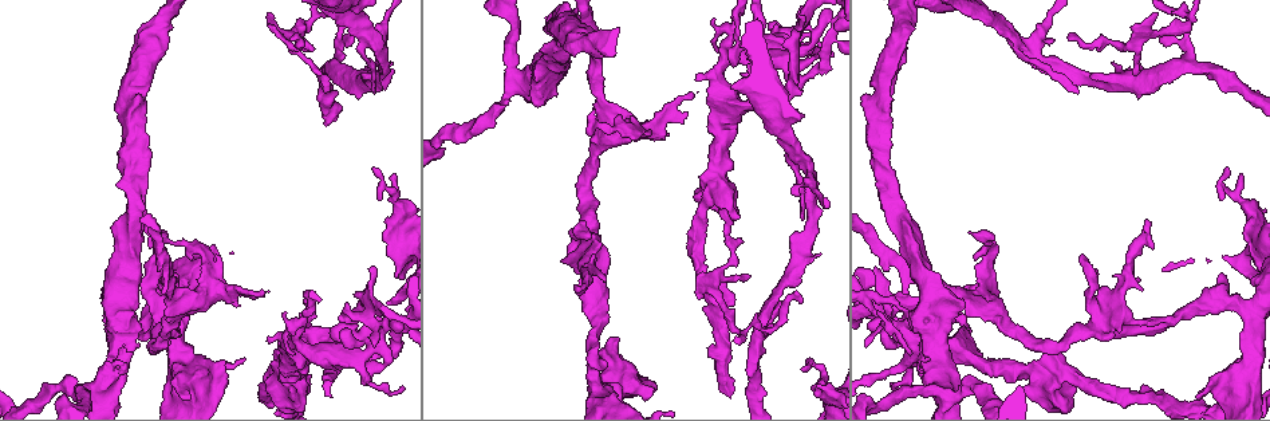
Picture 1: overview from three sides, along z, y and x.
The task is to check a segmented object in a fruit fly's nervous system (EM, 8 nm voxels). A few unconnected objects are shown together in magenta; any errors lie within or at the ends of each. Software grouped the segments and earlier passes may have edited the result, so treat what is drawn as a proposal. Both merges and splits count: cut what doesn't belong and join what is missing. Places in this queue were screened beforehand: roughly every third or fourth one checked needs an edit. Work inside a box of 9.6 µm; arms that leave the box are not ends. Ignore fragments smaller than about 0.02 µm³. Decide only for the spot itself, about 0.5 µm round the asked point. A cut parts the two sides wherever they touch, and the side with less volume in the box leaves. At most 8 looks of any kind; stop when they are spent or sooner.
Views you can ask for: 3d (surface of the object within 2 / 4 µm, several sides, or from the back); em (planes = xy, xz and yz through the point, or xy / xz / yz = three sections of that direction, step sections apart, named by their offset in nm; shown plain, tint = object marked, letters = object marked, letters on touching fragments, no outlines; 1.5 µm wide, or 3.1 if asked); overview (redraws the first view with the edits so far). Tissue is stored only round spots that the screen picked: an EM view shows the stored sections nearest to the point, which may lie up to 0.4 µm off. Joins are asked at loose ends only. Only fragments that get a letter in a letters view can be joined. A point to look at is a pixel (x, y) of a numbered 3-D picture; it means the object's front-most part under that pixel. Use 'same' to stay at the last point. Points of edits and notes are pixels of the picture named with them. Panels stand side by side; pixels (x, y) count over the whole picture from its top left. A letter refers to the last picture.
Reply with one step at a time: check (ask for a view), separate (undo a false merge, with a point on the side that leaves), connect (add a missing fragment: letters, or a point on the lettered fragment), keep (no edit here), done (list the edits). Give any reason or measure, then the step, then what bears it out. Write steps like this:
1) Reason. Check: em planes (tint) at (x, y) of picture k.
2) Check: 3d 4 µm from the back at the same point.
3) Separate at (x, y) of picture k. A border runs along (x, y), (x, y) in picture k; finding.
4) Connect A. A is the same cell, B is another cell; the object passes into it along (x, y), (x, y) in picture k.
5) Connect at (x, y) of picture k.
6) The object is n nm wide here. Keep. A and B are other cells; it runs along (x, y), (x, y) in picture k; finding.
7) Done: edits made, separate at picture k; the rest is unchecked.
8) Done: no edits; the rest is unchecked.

Free end. Check: em planes (letters) at (284, 311) of picture 1.

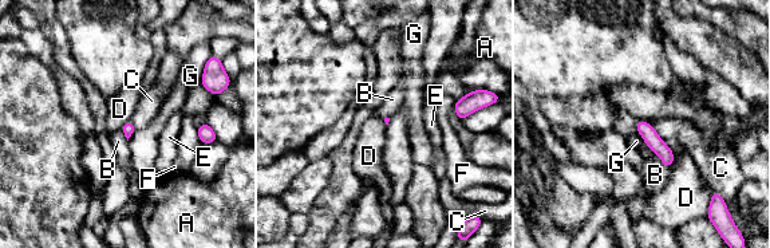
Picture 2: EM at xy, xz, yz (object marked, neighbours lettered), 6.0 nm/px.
Keep. A, B, C, D, E, F and G are other cells; none of them fits.

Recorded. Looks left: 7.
Branch stops here. Check: em xz step 8 (tint) at (163, 293) of picture 1.

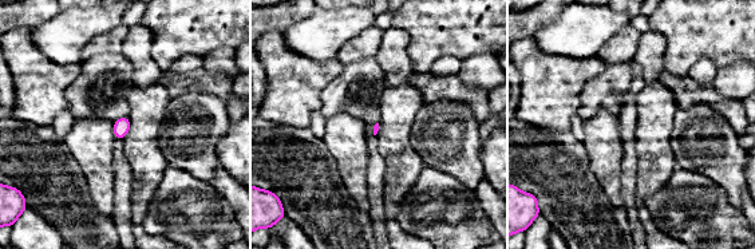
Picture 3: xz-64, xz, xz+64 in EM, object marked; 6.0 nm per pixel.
Check: em planes (tint) at the same point.

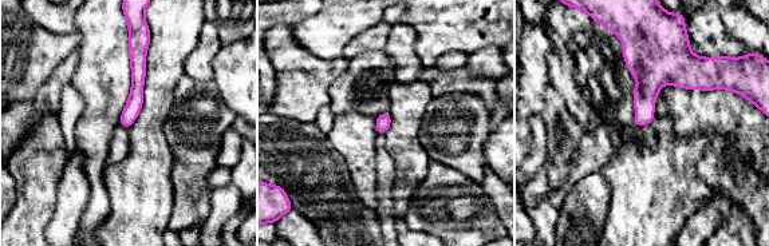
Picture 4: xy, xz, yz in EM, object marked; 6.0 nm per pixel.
Check: em planes (letters) at the same point.

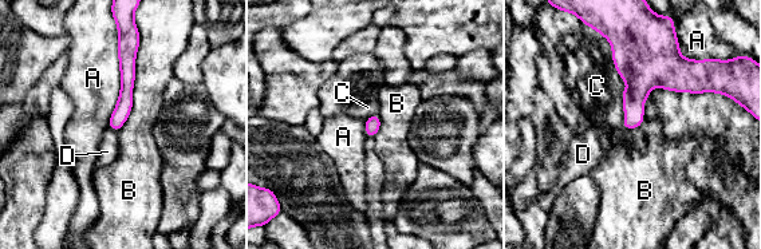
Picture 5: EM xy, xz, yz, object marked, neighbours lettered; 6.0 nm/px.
Keep. A, B, C and D are other cells; none of them fits.

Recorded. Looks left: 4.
Tapers out. Check: em planes (letters) at (290, 40) of picture 1.

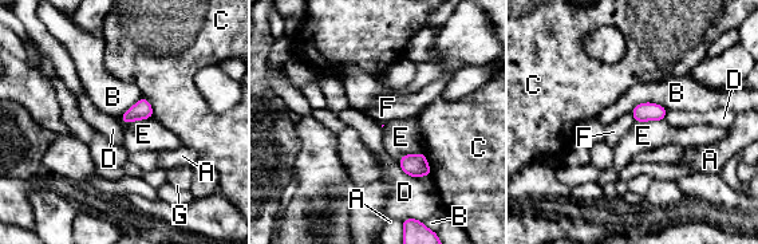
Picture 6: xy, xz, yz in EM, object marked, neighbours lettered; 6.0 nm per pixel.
Keep. A, B, C, D, E, F and G are other cells; a border runs along (397, 162), (406, 173), (415, 178) in picture 6; no lettered fragment goes on from it.

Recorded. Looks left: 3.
Done: no edits; the rest is unchecked.

